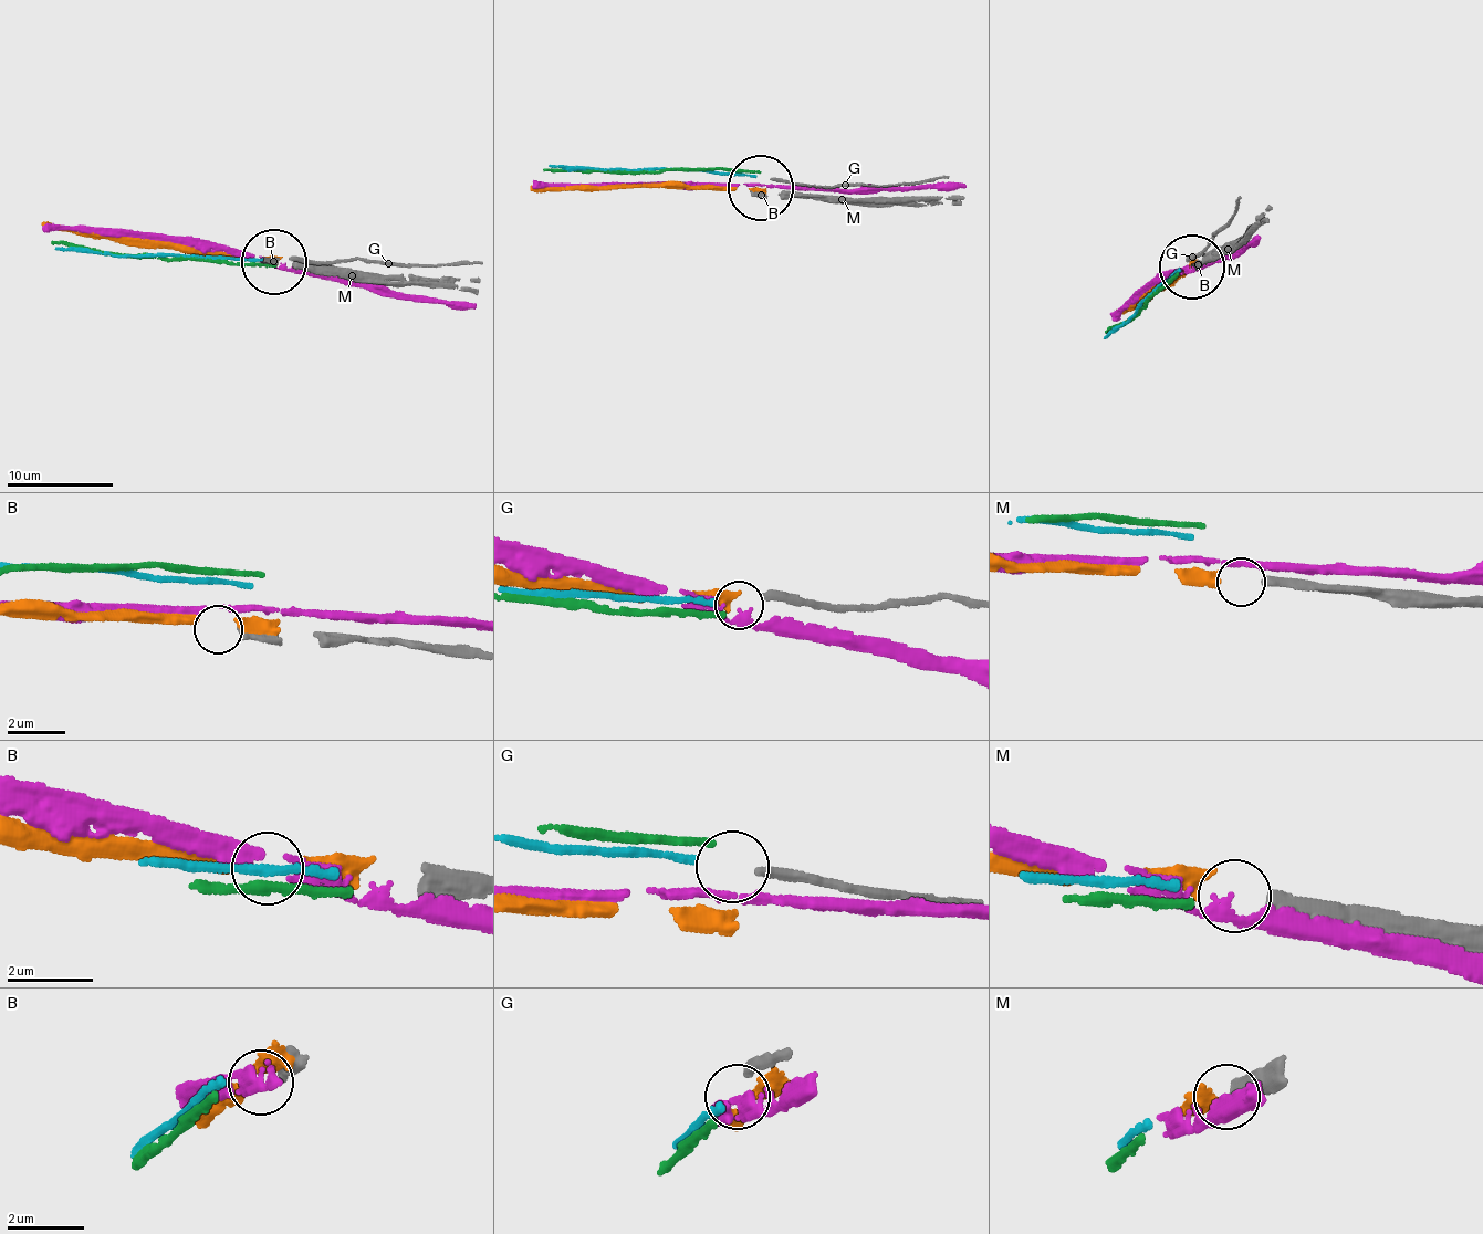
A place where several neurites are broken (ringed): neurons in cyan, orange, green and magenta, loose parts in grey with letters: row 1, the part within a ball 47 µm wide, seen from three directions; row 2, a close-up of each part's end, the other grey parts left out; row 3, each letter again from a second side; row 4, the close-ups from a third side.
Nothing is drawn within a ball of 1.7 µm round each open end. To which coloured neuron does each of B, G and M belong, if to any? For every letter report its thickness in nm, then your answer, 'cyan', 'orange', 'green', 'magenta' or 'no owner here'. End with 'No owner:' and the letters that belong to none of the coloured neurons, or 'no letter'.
B: calibre 280 nm; no owner here
G: calibre 260 nm; cyan
M: calibre 360 nm; orange
No owner: B

